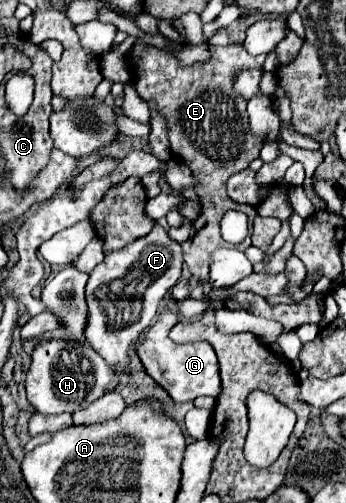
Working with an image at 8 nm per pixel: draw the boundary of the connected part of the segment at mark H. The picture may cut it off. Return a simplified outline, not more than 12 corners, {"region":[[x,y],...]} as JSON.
{"region":[[85,342],[33,348],[25,390],[41,414],[75,412],[119,374]]}

